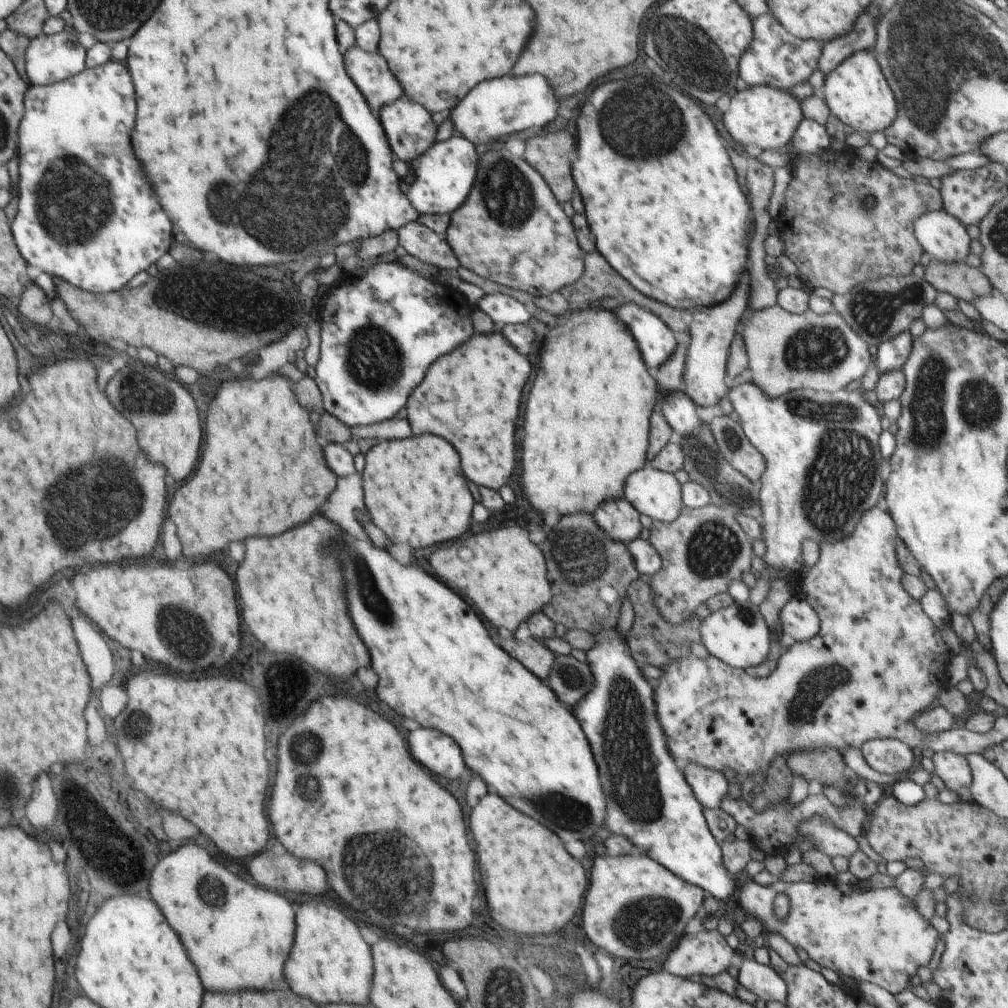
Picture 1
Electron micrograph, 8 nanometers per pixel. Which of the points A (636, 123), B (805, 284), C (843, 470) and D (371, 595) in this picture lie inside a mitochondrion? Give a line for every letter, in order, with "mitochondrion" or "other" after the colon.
A: mitochondrion
B: other
C: mitochondrion
D: mitochondrion

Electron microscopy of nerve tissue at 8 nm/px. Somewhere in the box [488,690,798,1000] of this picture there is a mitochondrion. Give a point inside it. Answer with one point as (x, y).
(641, 924)

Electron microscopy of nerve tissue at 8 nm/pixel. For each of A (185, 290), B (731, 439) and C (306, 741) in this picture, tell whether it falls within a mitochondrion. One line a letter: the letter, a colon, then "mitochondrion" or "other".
A: mitochondrion
B: mitochondrion
C: mitochondrion

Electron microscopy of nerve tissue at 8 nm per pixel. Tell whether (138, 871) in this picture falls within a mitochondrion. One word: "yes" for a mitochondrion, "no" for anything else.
no

